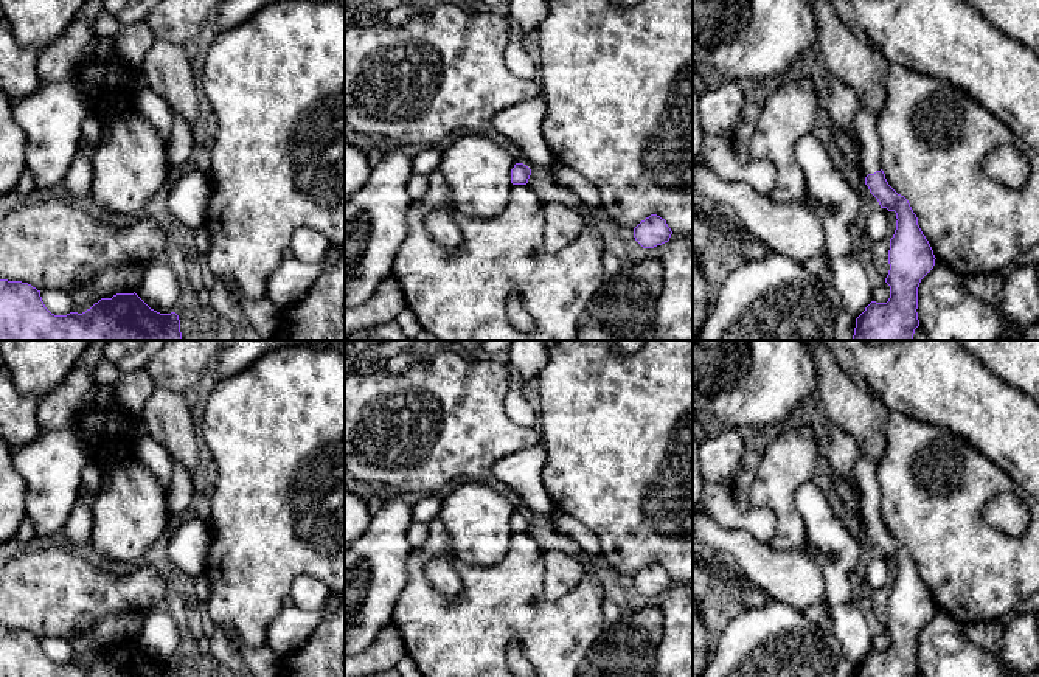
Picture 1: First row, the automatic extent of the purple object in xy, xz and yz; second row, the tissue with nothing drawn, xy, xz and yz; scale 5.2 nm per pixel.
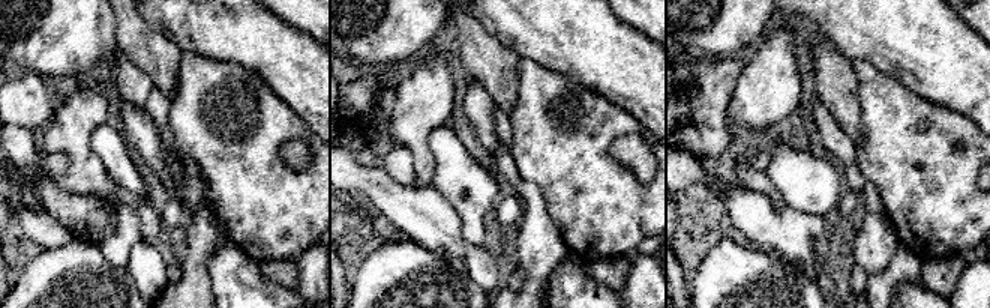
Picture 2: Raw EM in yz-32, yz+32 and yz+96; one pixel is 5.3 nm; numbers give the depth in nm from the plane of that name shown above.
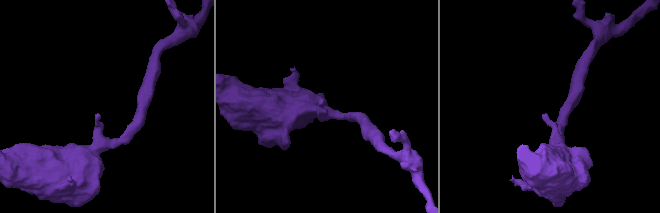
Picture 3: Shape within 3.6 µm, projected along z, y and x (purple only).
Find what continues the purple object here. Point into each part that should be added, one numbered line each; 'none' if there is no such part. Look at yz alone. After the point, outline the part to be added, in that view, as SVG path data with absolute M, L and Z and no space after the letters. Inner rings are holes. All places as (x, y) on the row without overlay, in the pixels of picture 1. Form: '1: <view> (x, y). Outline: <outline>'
1: yz (870, 492). Outline: M860 450L854 461L854 474L860 488L862 517L865 525L881 519L881 488L876 478L876 467Z

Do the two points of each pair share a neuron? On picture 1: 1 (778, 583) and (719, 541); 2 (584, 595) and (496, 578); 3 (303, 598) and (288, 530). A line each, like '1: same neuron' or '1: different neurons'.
1: same neuron
2: same neuron
3: different neurons

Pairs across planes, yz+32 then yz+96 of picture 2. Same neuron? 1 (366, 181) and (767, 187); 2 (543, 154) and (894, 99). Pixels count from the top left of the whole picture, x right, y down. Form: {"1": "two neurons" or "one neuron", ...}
{"1": "two neurons", "2": "one neuron"}

